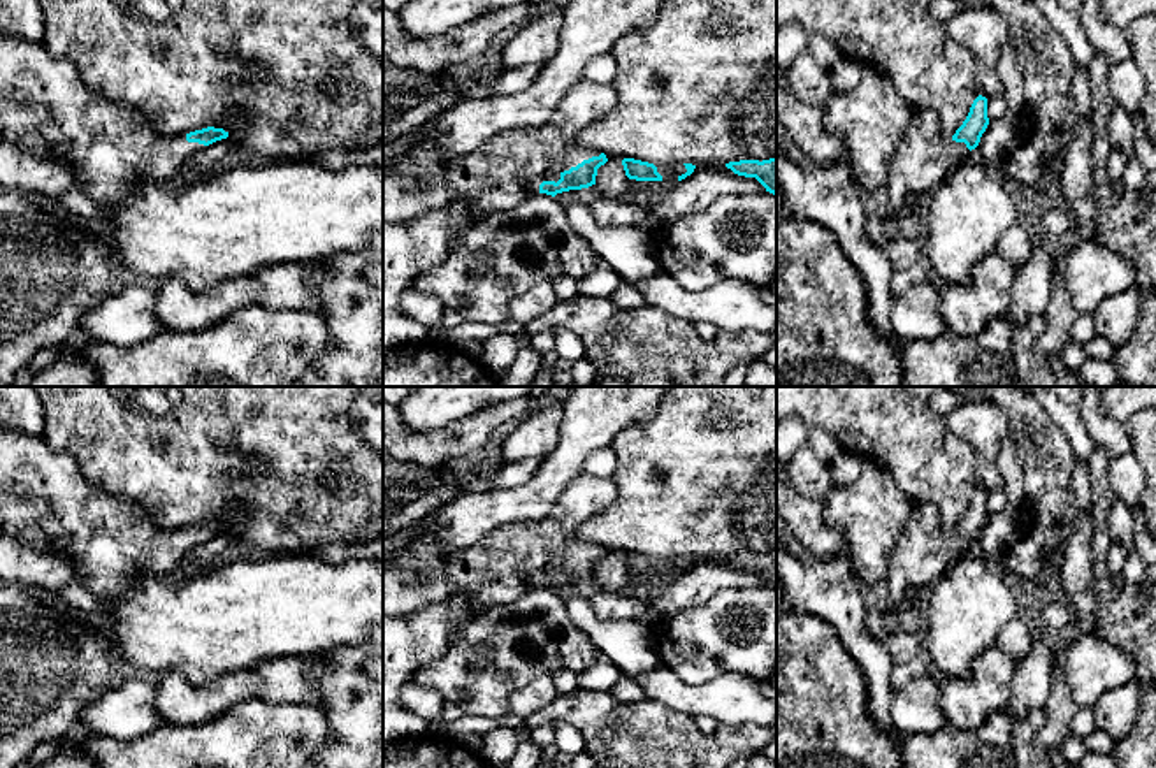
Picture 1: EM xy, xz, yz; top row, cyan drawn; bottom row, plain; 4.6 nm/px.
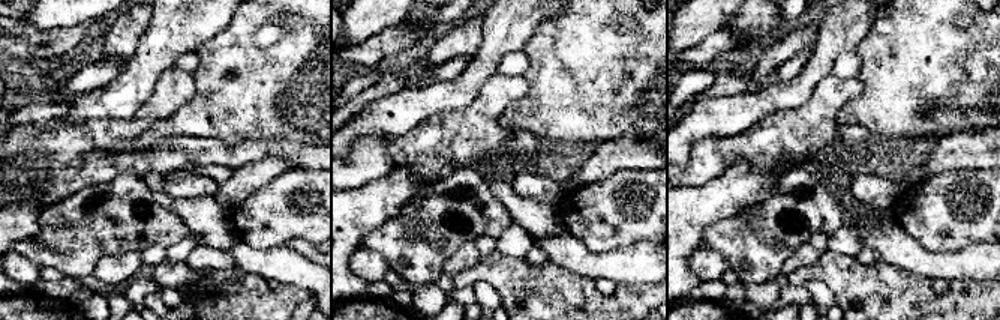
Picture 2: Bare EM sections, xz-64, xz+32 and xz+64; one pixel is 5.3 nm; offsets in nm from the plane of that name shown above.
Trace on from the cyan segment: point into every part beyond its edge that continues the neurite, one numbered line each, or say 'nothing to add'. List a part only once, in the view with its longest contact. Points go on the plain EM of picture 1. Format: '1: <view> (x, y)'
1: xz (508, 563)

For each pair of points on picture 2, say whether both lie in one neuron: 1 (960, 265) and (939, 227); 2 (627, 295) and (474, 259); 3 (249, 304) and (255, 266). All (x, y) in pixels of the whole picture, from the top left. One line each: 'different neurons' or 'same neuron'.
1: different neurons
2: different neurons
3: different neurons

